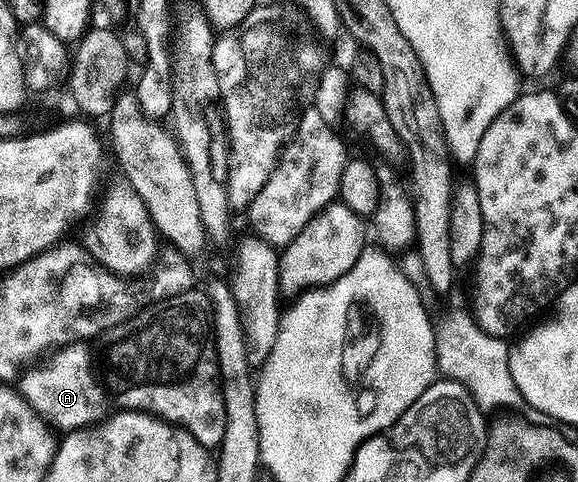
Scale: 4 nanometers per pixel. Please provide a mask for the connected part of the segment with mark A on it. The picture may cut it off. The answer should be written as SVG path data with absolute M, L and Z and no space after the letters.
M81 339L61 345L46 365L31 370L19 384L21 395L59 431L84 429L100 422L107 413L107 393L98 374L93 374L93 357L85 345L88 344Z

